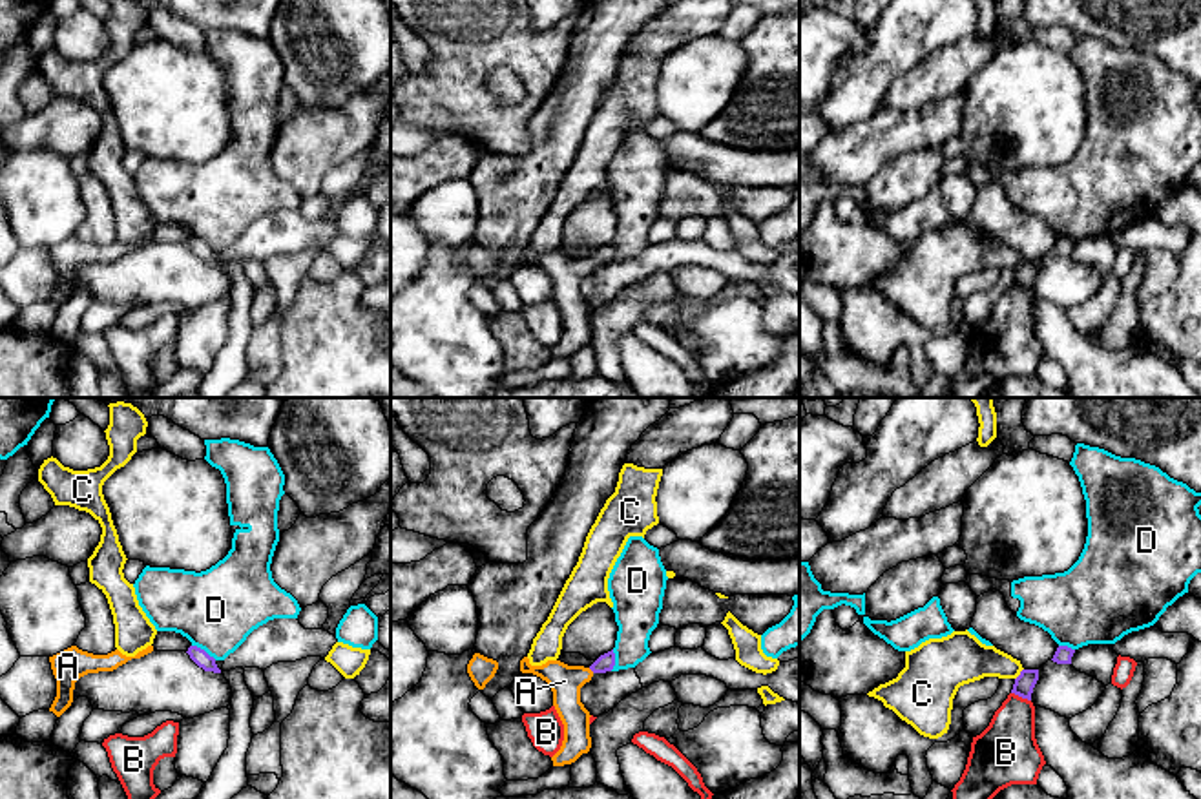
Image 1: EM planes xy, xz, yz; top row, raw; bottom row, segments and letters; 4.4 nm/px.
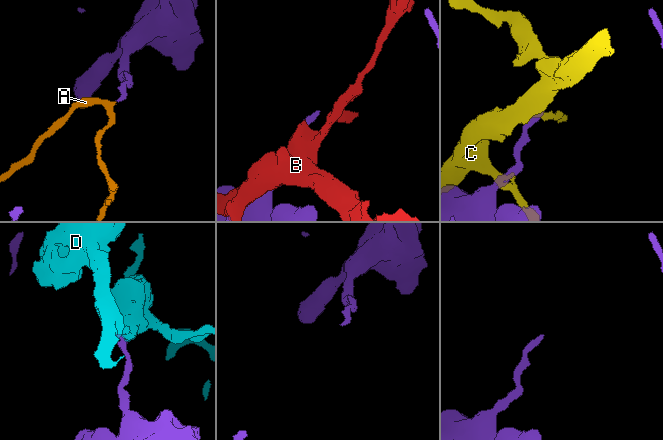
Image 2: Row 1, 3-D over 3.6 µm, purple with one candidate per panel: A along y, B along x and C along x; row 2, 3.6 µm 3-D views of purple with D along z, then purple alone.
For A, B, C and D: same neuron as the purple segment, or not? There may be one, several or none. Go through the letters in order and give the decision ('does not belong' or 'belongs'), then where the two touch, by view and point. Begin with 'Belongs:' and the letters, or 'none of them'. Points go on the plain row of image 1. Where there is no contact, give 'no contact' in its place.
Belongs: A
A: belongs; contact xz (592, 261)
B: does not belong; contact yz (1021, 287)
C: does not belong; contact yz (1021, 265)
D: does not belong; contact xy (203, 241)

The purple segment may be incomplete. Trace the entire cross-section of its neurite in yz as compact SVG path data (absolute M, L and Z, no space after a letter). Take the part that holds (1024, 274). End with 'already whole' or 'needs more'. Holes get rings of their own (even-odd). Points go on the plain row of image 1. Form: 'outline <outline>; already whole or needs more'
outline M1022 261L1020 266L1015 270L1011 285L1031 292L1031 285L1037 272L1039 272L1039 261Z; already whole

